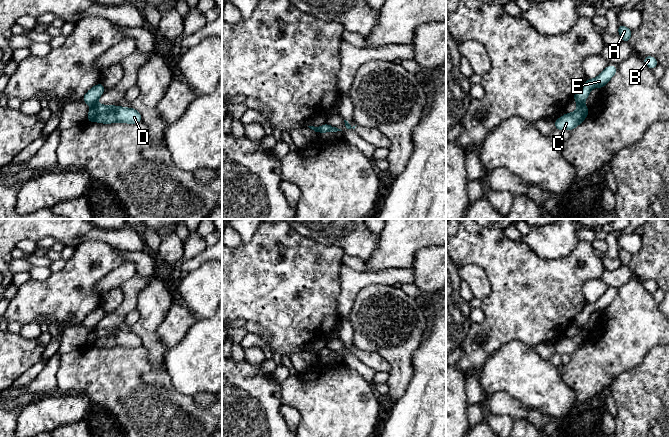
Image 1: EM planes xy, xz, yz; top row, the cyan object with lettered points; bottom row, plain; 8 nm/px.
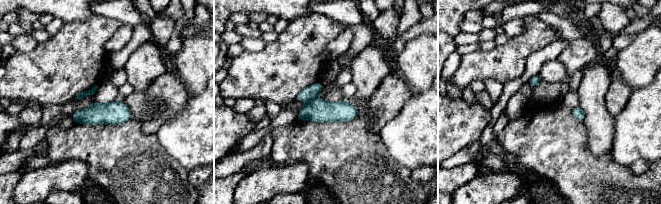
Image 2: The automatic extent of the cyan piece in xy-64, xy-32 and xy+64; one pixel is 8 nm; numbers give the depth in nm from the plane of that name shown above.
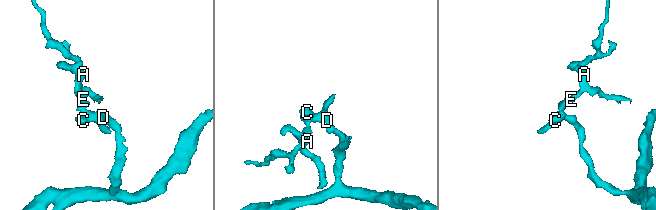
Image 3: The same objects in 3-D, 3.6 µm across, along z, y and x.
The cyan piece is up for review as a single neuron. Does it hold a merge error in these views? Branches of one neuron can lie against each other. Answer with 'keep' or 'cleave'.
cleave

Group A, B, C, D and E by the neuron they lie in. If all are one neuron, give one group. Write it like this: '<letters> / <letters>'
A B E / C D

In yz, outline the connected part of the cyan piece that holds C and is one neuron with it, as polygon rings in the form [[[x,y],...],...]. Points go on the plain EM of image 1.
[[[578,328],[574,337],[565,337],[563,340],[553,346],[554,351],[560,355],[571,355],[580,349],[589,338],[590,334],[583,328]]]

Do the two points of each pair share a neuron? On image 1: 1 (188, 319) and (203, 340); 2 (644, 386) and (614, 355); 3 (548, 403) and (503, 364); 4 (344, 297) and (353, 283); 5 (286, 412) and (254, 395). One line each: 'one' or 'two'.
1: two
2: two
3: one
4: one
5: two

